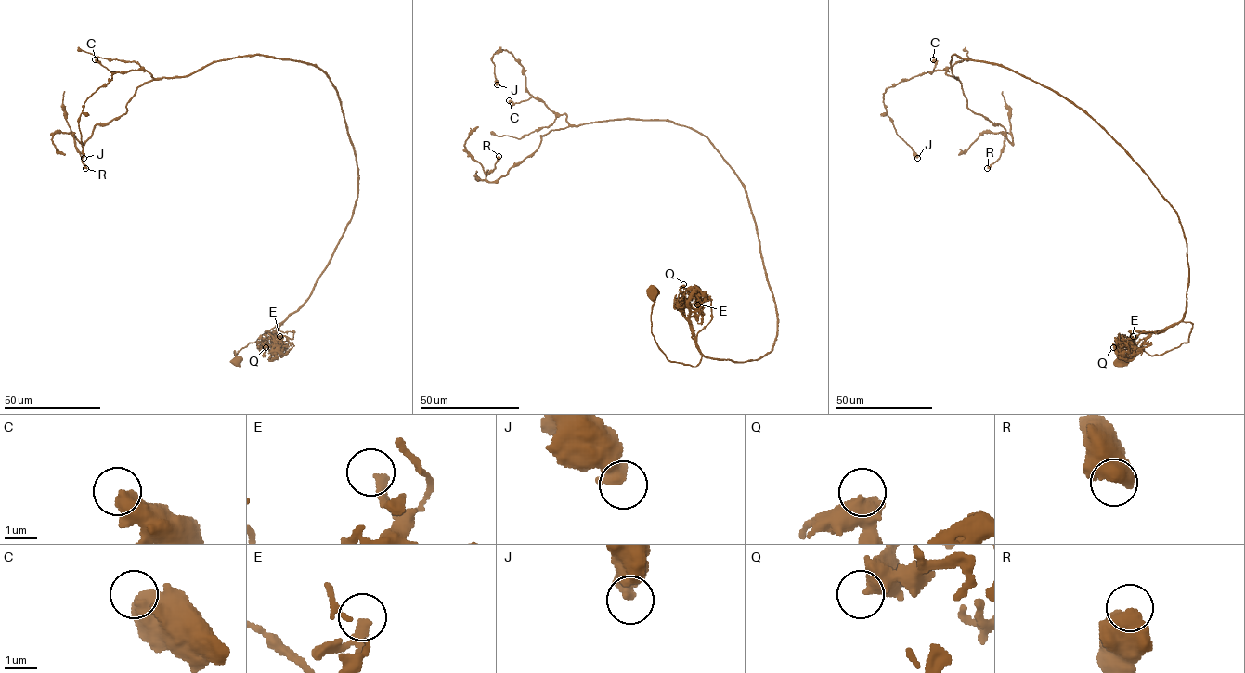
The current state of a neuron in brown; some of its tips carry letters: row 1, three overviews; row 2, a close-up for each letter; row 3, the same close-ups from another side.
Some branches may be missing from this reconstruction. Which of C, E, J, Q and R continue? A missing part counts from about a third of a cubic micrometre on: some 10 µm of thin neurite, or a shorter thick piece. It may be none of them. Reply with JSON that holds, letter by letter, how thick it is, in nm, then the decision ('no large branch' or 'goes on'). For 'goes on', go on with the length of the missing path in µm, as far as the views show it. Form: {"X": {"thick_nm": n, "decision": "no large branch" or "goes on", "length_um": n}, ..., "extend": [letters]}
{"C": {"thick_nm": 600, "decision": "no large branch"}, "E": {"thick_nm": 200, "decision": "no large branch"}, "J": {"thick_nm": 550, "decision": "no large branch"}, "Q": {"thick_nm": 360, "decision": "no large branch"}, "R": {"thick_nm": 600, "decision": "no large branch"}, "extend": []}

